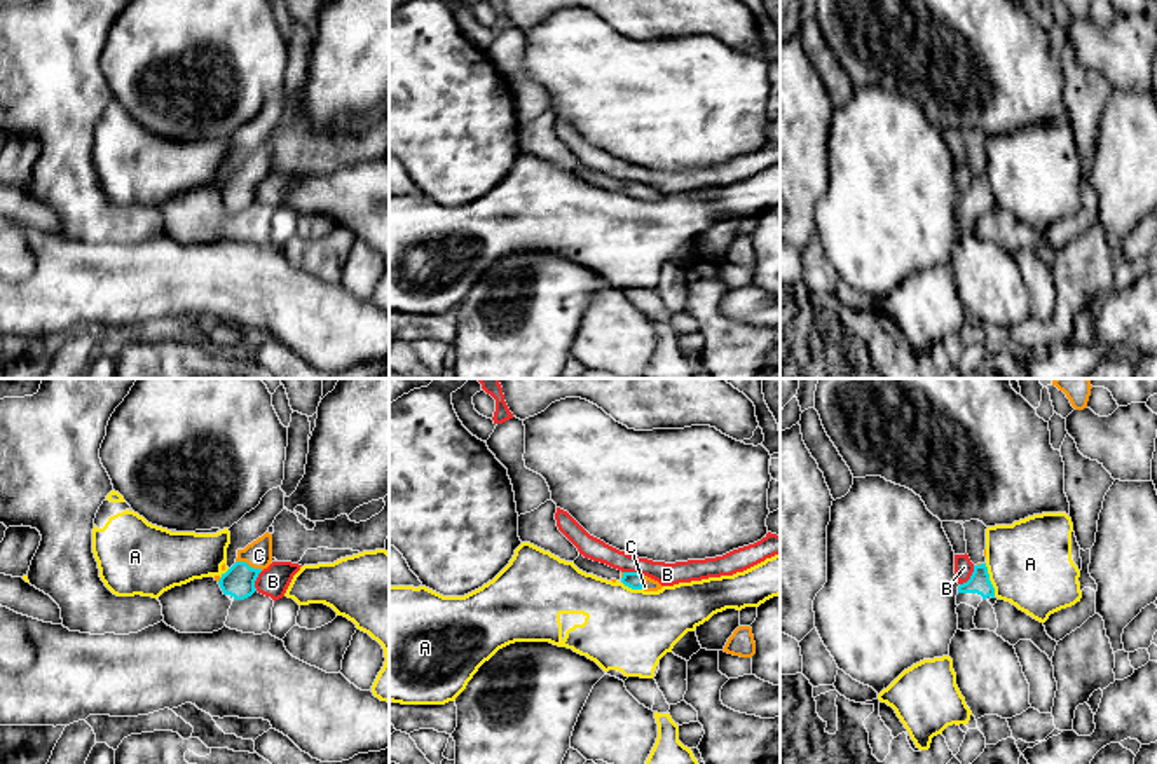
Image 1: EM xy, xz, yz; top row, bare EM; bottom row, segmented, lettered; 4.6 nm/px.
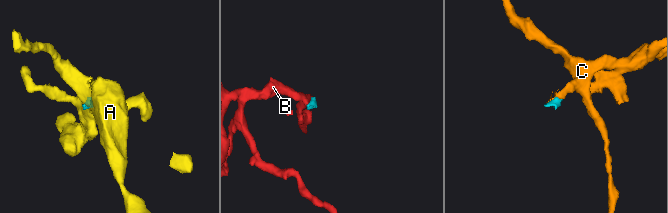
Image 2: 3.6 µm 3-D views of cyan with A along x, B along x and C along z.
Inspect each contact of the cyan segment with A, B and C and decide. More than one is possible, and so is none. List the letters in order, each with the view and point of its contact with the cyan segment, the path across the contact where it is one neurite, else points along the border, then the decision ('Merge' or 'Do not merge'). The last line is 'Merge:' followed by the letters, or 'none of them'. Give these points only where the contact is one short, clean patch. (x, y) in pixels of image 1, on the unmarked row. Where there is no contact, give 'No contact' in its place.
A: Touches cyan at yz (988, 189). Boundary: yz (985, 173), (995, 204). Do not merge
B: Touches cyan at yz (971, 185). Boundary: yz (974, 175), (974, 180), (960, 194). Do not merge
C: Touches cyan at xy (248, 175). Path across: xy (238, 190), (248, 175), (259, 164). Merge
Merge: C

